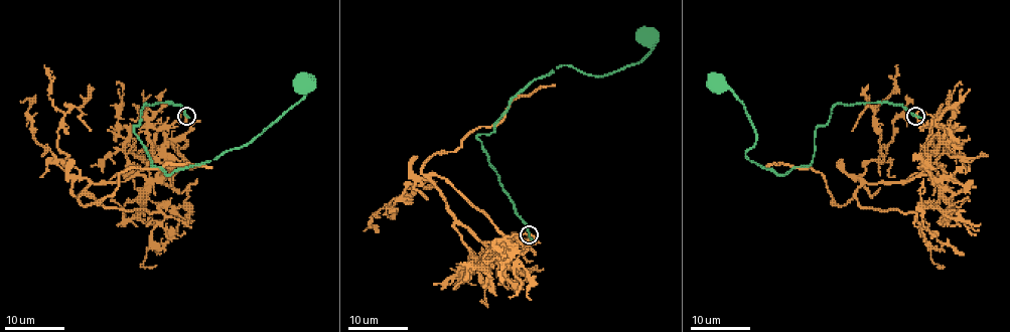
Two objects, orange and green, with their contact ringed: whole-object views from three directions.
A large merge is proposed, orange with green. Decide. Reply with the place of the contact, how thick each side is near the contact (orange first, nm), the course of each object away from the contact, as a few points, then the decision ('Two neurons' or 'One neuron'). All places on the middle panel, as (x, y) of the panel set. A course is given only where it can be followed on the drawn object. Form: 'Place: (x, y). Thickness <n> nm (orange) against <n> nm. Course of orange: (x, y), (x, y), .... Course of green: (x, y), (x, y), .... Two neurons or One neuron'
Place: (529, 234). Thickness 130 nm (orange) against 320 nm. Course of orange: (528, 235), (490, 248), (448, 210), (422, 168), (481, 126), (495, 126), (519, 97), (555, 85). Course of green: (530, 235), (477, 135), (493, 131), (509, 103), (562, 64), (607, 75), (637, 63), (651, 50), (643, 35). Two neurons

